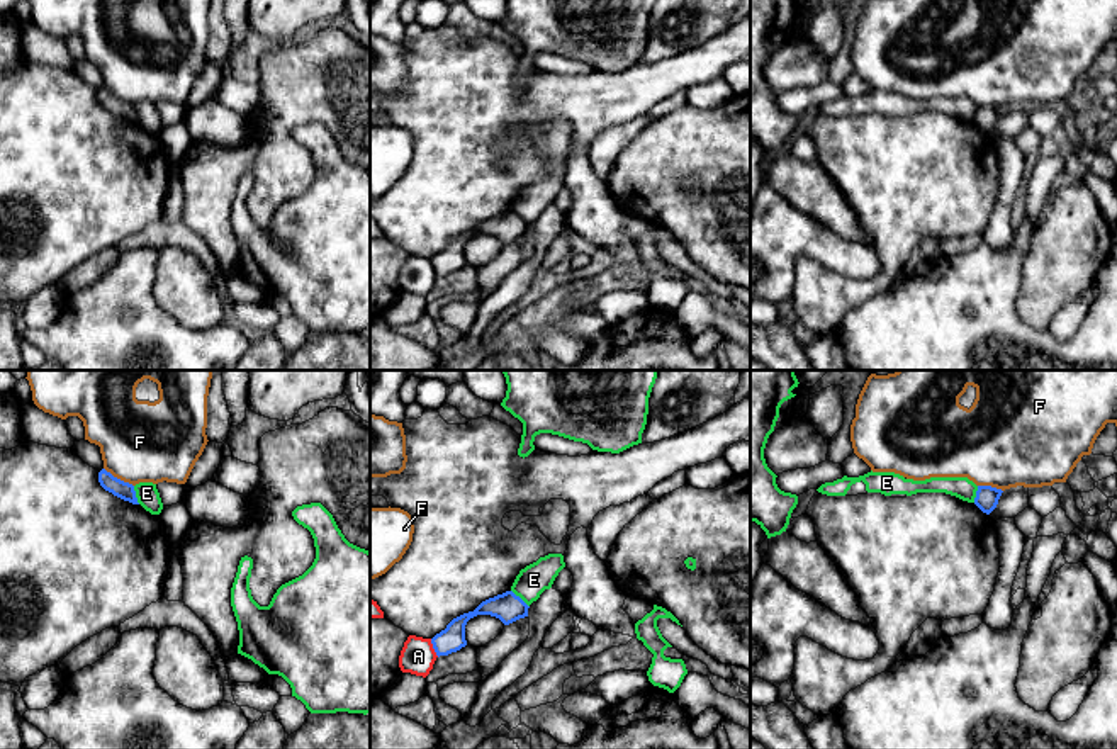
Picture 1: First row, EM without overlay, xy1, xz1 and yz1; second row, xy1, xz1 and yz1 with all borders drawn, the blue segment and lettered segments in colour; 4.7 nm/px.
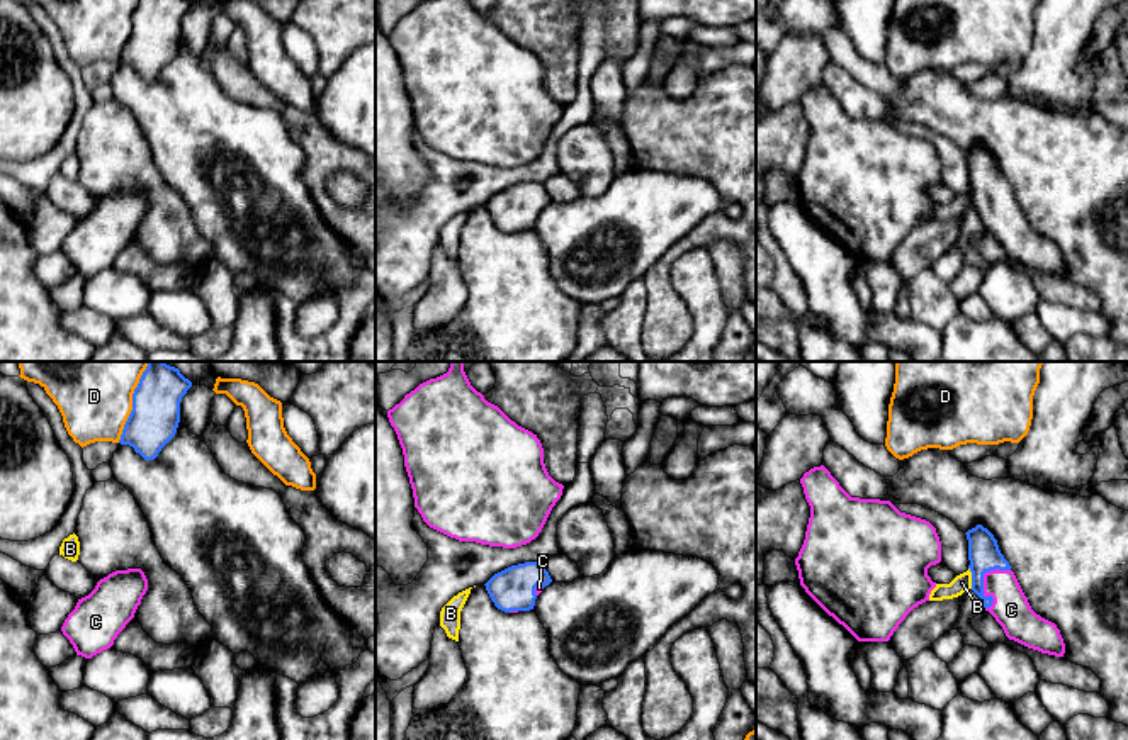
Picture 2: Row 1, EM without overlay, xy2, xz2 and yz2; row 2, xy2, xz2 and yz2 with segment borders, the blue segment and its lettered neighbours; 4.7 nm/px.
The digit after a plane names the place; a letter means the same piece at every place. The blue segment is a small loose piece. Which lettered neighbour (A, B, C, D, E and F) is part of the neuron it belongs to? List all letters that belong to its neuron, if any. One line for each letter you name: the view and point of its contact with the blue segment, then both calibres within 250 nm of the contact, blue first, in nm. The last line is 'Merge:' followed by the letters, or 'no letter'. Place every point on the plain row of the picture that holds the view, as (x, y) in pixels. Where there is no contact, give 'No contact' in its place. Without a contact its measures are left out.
C: Touches blue at yz2 (982, 201). Thickness 150 nm (blue) against 180 nm
Merge: C

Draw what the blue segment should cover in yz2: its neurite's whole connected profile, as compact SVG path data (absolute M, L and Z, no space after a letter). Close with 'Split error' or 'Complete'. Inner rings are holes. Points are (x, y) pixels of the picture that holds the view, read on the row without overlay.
M982 144L965 154L972 210L1002 246L1006 256L1041 273L1063 277L1065 263L1060 249L1031 229L994 154Z. Split error

